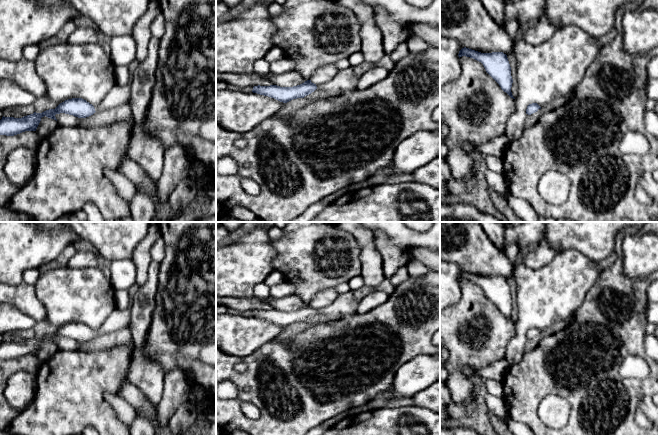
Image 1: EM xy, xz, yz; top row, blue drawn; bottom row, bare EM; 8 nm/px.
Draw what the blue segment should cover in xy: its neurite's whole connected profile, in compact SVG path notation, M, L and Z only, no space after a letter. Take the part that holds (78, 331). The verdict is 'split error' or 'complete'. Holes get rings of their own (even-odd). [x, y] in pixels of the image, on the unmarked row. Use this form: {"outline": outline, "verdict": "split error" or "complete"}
{"outline": "M115 309L103 325L93 330L82 322L72 322L60 327L55 333L22 342L2 341L0 359L14 360L25 355L36 355L41 342L46 340L57 345L55 339L65 337L80 343L81 351L98 351L119 346L132 346L130 309Z", "verdict": "split error"}

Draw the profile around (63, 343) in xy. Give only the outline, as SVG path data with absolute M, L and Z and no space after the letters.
M65 337L56 338L55 341L61 350L77 350L80 347L80 342Z

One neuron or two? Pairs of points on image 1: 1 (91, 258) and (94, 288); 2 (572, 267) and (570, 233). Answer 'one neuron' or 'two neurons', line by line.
1: two neurons
2: two neurons

